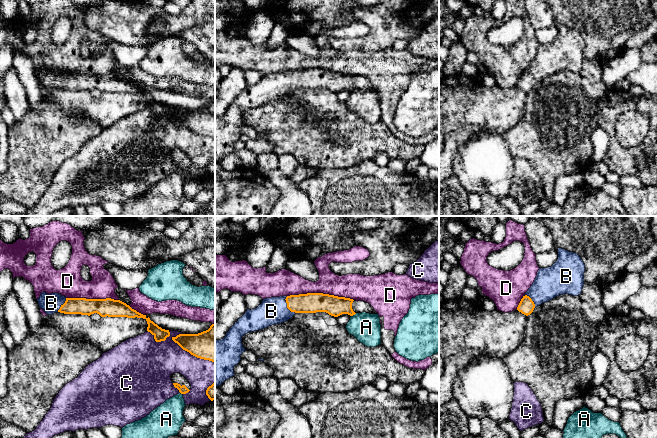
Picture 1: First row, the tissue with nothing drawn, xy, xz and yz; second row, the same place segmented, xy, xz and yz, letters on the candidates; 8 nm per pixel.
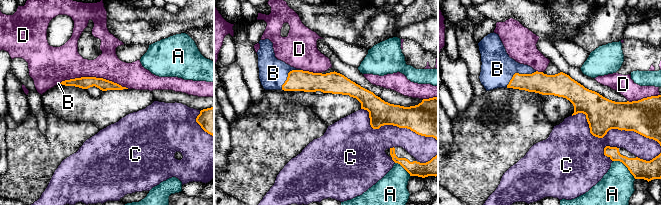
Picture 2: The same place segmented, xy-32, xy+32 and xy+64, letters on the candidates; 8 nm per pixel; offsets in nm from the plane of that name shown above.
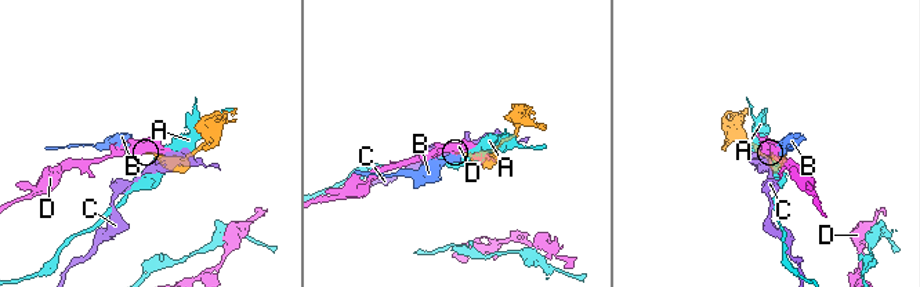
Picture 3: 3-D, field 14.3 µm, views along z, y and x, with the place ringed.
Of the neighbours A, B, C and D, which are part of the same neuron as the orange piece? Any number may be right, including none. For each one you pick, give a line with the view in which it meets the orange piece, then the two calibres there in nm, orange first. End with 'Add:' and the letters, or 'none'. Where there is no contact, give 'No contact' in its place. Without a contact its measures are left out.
B: Touches orange in xz. Thickness 160 nm (orange) against 220 nm
Add: B

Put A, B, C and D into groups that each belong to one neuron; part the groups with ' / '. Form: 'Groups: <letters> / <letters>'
Groups: A / B / C / D

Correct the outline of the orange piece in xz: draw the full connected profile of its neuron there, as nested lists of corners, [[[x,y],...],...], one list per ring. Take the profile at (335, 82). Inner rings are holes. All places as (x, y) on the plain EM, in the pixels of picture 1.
[[[307,69],[263,75],[255,85],[245,90],[229,105],[221,116],[215,116],[215,163],[233,153],[234,142],[239,140],[240,131],[246,126],[242,113],[249,109],[281,100],[296,89],[326,88],[338,93],[356,89],[352,85],[353,75],[323,69]]]

